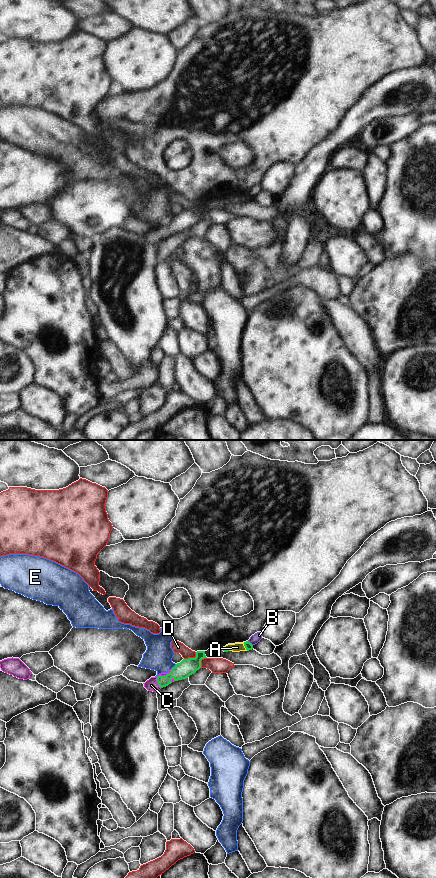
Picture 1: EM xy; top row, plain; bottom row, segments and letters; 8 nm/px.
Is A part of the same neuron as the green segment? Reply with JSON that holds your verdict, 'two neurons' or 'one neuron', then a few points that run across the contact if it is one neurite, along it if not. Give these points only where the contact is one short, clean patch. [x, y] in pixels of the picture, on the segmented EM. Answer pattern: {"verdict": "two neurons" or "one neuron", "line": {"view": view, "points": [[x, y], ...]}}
{"verdict": "two neurons", "line": {"view": "xy", "points": [[243, 642], [246, 649]]}}

